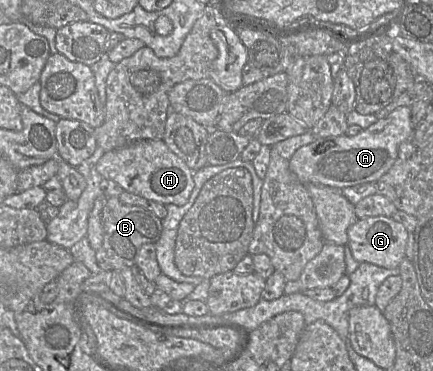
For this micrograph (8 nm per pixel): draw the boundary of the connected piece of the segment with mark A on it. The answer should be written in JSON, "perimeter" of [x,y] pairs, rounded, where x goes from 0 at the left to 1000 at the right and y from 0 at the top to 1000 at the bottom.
{"perimeter":[[[928,286],[824,364],[739,372],[693,396],[667,429],[667,450],[700,496],[792,509],[848,491],[866,493],[908,447],[921,391],[949,375],[954,356],[949,296]]]}

